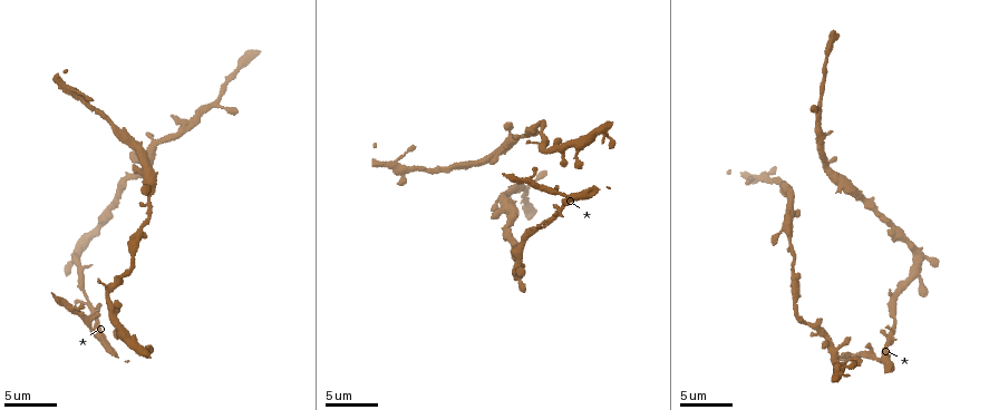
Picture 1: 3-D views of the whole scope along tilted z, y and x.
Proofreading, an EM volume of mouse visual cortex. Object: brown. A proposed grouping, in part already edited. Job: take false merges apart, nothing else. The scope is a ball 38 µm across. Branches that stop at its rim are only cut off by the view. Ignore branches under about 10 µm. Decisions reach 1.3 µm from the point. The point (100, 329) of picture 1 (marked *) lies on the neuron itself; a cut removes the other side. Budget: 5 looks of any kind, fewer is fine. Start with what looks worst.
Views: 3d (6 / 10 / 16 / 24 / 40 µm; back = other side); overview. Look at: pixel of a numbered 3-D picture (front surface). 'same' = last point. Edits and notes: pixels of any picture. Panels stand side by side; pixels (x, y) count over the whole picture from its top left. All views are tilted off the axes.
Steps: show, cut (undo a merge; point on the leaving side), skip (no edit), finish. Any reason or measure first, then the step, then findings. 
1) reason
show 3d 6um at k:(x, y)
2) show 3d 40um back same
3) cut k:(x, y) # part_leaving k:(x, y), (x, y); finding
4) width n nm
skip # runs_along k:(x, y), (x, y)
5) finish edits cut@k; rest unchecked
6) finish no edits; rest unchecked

sudden change in width
show 3d 16um at 1:(204, 105)

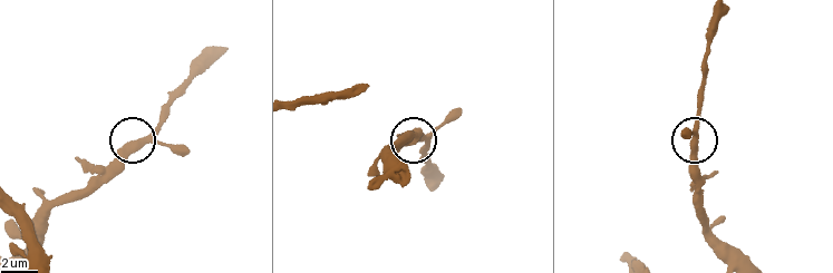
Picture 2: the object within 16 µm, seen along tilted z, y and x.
skip # runs_along 2:(10, 262), (50, 211), (165, 119); one neuron here

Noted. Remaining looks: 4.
two arms in line, one across
show 3d 6um at 1:(788, 235)

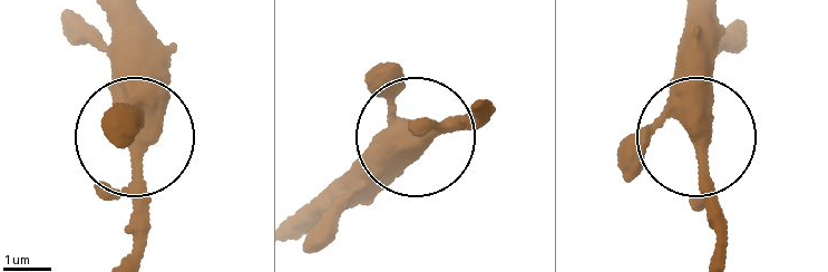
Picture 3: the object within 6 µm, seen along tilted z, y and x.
width 370 nm
skip # runs_along 3:(125, 256), (135, 201), (120, 17); all the same neuron

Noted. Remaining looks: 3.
sudden change in width
show 3d 6um at 1:(117, 286)

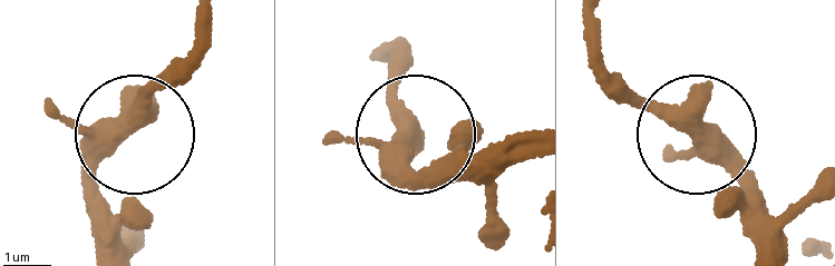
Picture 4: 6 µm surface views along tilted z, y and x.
width 400 nm
skip # one neuron here

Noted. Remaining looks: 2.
finish no edits; rest unchecked

